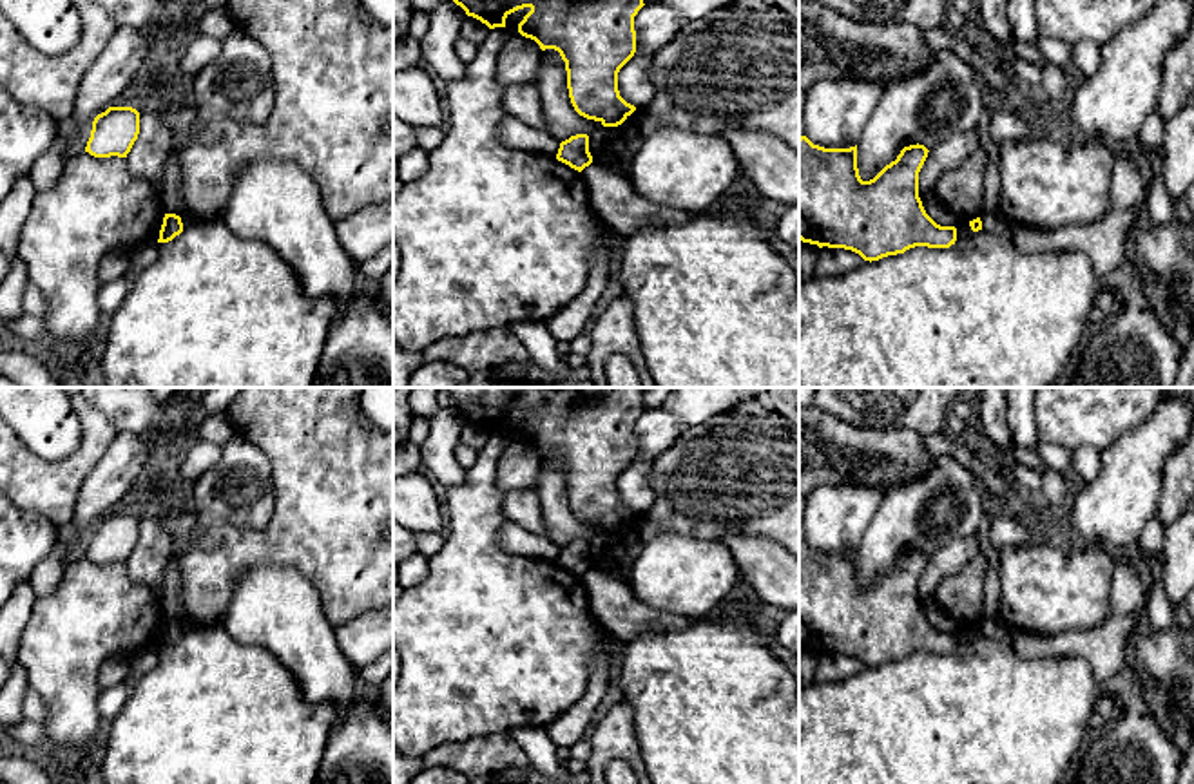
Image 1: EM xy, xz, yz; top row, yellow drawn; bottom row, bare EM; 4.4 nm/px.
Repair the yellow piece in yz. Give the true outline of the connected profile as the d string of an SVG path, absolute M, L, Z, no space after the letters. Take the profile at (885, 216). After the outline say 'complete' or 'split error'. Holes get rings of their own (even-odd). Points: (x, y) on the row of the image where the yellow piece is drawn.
M799 138L799 239L819 248L844 248L864 261L915 246L949 248L955 226L937 225L919 197L924 145L910 145L873 179L862 181L857 145L824 148Z; complete

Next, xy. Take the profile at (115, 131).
M109 107L92 121L85 152L94 158L127 158L140 134L140 112L132 107Z; complete

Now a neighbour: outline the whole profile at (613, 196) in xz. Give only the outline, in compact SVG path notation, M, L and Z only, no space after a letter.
M596 163L585 167L582 176L594 212L621 237L645 228L652 221L683 225L690 219L688 212L652 206L634 190L631 177L611 172Z

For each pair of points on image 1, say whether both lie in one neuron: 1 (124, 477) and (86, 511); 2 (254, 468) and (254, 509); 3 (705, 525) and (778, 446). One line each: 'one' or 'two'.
1: one
2: one
3: one

